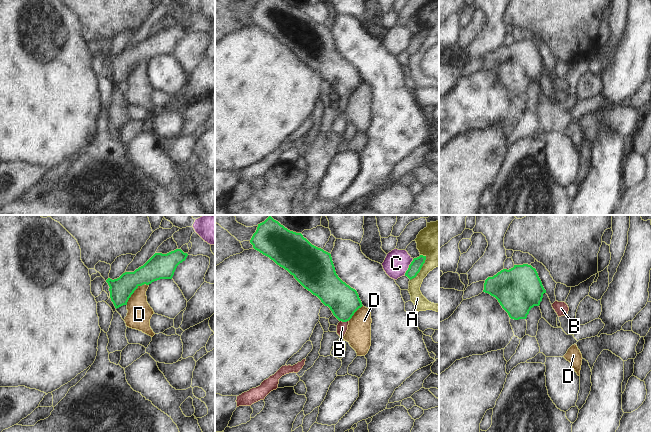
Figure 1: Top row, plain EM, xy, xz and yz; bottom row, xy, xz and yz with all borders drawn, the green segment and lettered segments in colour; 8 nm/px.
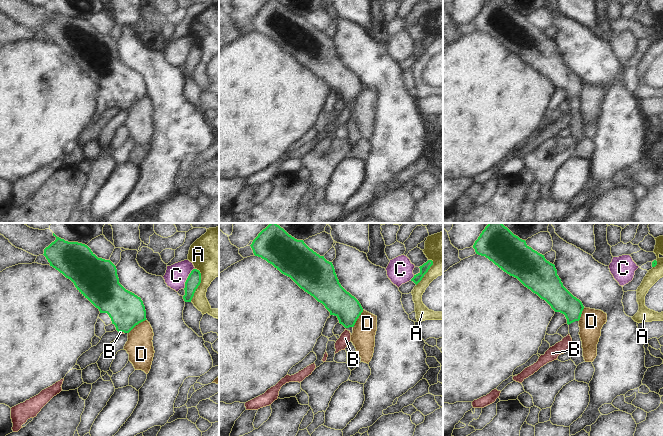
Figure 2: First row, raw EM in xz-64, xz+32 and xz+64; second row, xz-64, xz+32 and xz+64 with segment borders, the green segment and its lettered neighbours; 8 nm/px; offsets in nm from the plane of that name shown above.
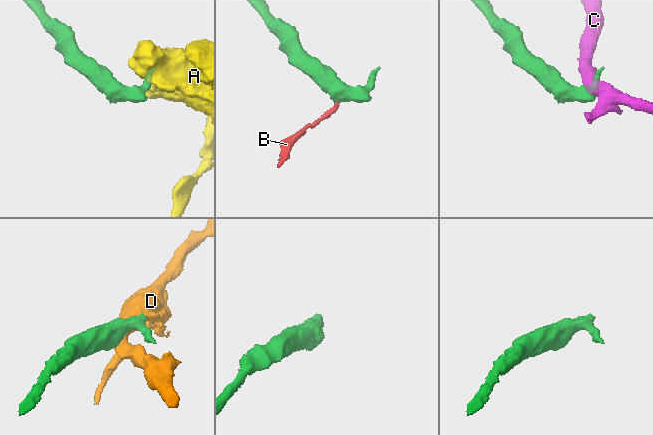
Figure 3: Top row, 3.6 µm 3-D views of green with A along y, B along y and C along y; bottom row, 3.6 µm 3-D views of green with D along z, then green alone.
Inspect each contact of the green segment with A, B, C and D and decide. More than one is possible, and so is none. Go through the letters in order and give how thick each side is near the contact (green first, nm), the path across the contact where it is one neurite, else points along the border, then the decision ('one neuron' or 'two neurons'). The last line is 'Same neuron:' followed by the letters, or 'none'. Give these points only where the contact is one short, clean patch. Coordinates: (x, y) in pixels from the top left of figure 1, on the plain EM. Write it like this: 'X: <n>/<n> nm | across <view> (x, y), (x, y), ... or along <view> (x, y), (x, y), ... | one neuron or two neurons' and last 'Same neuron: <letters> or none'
A: 100/300 nm | along xz (425, 31), (425, 37), (420, 47), (410, 56) | two neurons
B: 240/90 nm | across xz (343, 77), (344, 97), (342, 103) | one neuron
C: 100/200 nm | two neurons
D: 190/190 nm | two neurons
Same neuron: B

